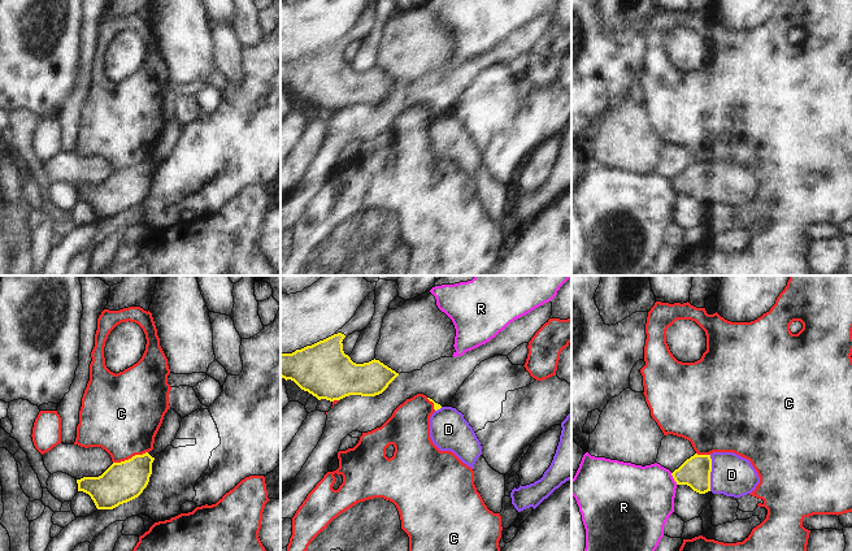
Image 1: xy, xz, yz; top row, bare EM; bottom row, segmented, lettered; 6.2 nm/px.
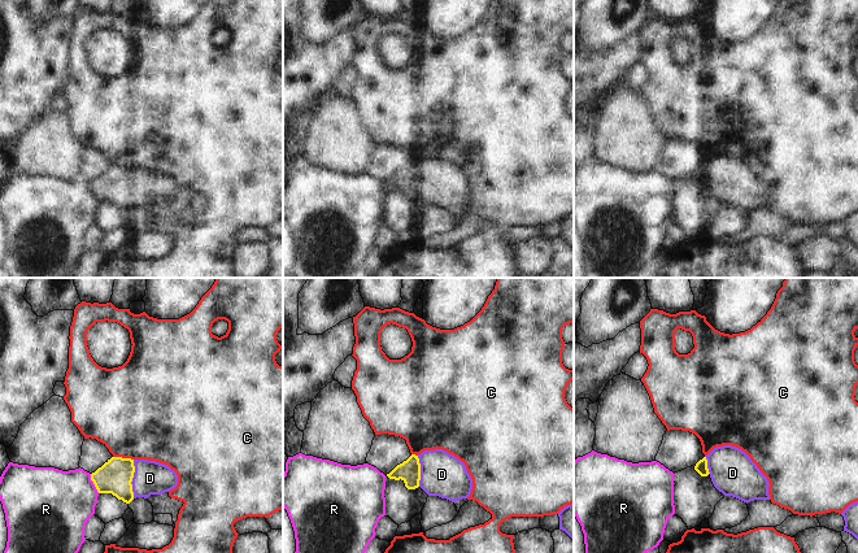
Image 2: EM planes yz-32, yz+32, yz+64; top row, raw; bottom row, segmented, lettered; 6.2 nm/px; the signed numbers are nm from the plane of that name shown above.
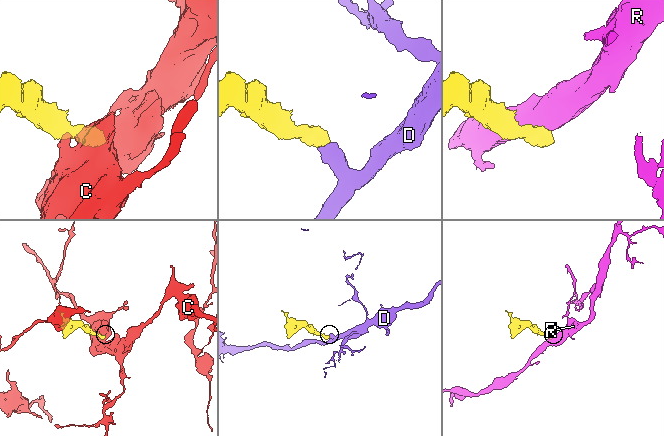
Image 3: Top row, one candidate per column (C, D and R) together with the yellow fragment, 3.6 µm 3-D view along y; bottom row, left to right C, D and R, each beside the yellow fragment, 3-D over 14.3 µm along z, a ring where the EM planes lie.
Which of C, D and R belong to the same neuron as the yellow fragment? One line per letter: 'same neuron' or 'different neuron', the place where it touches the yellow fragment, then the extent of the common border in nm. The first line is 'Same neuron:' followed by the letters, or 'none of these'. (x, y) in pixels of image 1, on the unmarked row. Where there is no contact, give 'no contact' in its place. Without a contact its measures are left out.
Same neuron: D
C: different neuron; contact xy (131, 166); length 220 nm
D: same neuron; contact yz (709, 182); length 220 nm
R: different neuron; contact yz (673, 186); length 80 nm

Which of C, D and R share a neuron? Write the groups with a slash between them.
C / D / R

